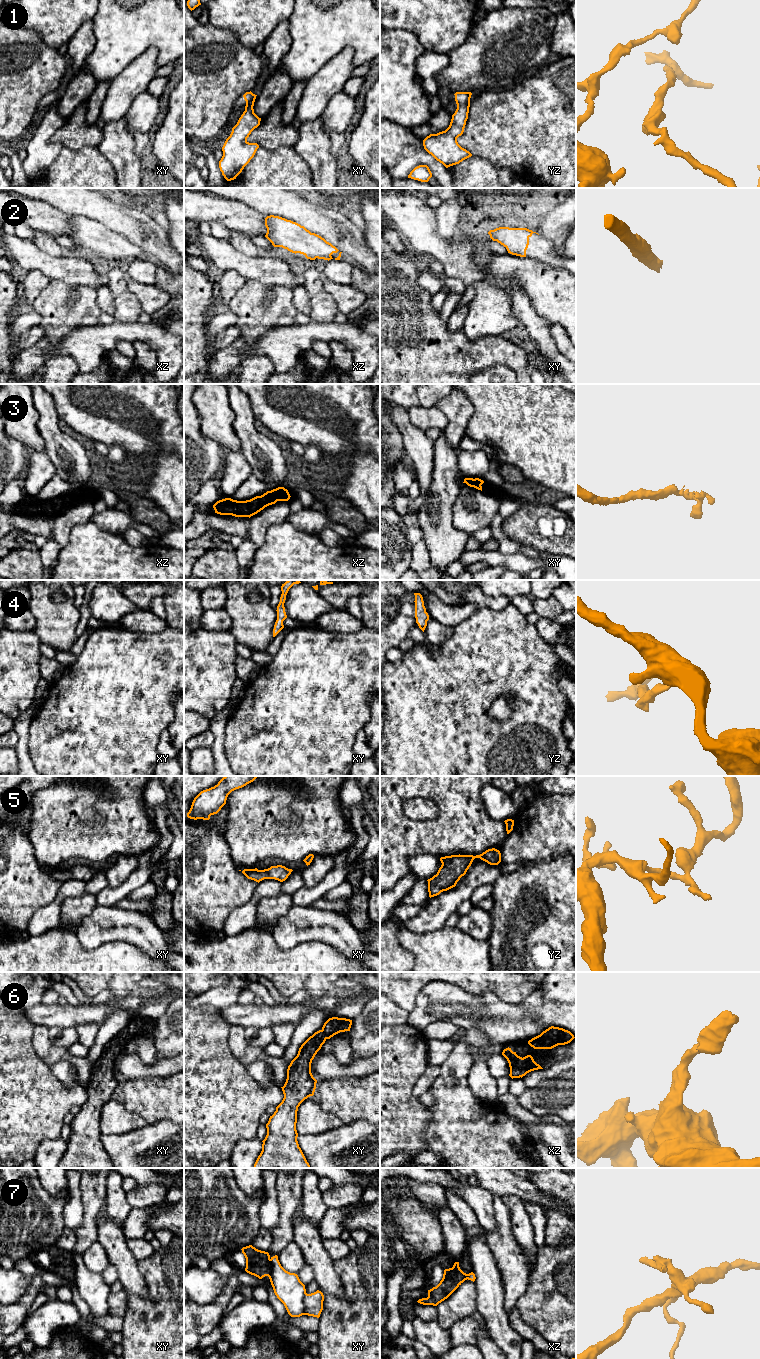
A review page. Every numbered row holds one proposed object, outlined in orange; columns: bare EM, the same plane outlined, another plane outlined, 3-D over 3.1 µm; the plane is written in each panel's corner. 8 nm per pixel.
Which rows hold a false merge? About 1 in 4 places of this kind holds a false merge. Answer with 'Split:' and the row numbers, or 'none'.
Split: 7

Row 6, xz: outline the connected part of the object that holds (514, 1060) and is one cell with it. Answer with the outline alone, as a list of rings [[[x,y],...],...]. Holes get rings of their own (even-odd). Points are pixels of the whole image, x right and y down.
[[[506,1048],[503,1050],[502,1055],[507,1059],[510,1067],[509,1076],[513,1078],[522,1078],[527,1073],[543,1069],[539,1064],[537,1064],[531,1055],[525,1057],[520,1057],[513,1052],[511,1048]]]

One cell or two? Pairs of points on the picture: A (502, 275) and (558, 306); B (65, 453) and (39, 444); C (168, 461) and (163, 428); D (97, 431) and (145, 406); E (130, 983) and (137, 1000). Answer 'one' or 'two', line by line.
A: one
B: two
C: two
D: one
E: two

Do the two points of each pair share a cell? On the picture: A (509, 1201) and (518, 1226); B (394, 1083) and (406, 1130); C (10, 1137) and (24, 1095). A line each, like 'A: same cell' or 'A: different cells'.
A: same cell
B: same cell
C: same cell

